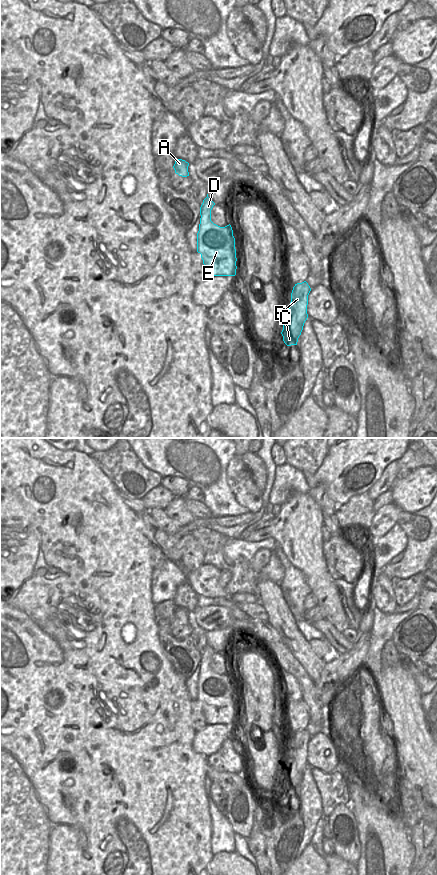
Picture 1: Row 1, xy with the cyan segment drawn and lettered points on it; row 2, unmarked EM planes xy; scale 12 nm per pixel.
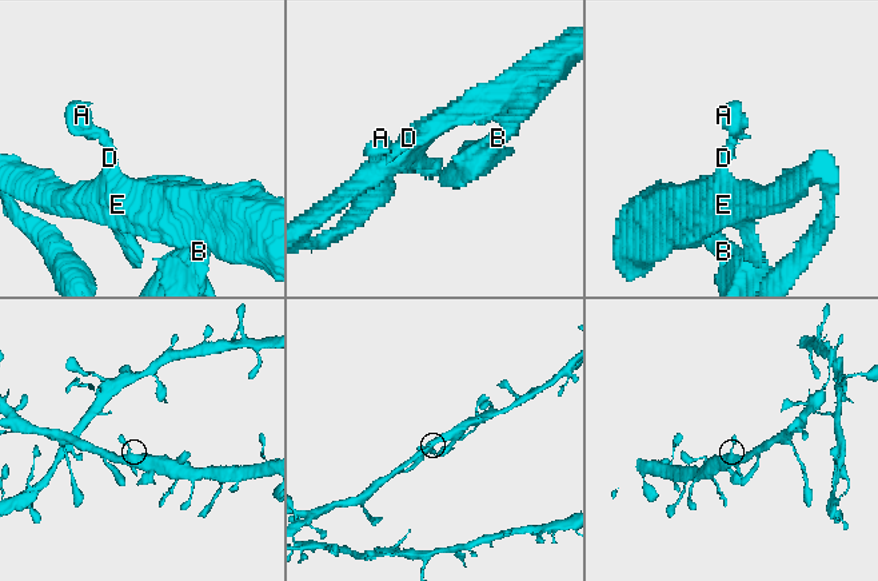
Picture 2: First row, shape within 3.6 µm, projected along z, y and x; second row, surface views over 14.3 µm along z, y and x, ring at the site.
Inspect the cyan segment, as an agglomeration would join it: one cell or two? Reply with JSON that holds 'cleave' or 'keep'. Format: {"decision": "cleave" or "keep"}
{"decision": "keep"}

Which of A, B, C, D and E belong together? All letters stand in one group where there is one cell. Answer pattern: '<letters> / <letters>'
A B C D E

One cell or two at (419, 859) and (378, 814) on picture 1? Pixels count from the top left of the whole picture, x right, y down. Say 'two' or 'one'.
two

